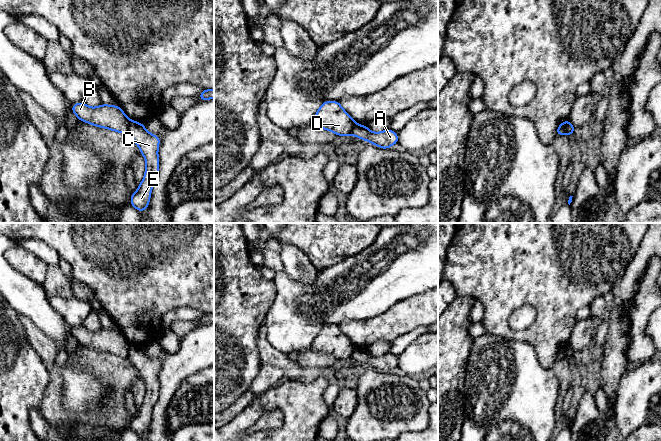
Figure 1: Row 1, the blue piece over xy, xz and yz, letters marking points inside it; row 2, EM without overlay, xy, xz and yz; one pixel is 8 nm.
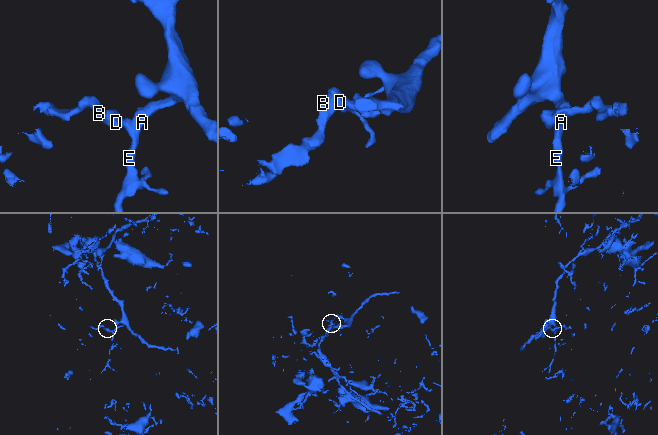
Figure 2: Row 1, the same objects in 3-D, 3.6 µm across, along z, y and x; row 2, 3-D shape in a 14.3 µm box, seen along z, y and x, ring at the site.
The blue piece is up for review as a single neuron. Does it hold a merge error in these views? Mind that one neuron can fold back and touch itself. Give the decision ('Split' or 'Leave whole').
Split

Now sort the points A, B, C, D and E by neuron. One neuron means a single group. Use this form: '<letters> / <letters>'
A C E / B D

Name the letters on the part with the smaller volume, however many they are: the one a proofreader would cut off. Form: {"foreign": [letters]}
{"foreign": ["A", "C", "E"]}

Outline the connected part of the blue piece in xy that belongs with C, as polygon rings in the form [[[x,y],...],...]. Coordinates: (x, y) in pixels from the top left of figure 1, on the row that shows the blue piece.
[[[130,121],[128,134],[137,144],[140,153],[146,160],[146,169],[142,182],[135,193],[131,193],[130,205],[139,212],[144,212],[148,206],[152,187],[159,174],[158,148],[160,137],[149,133],[143,123]]]

